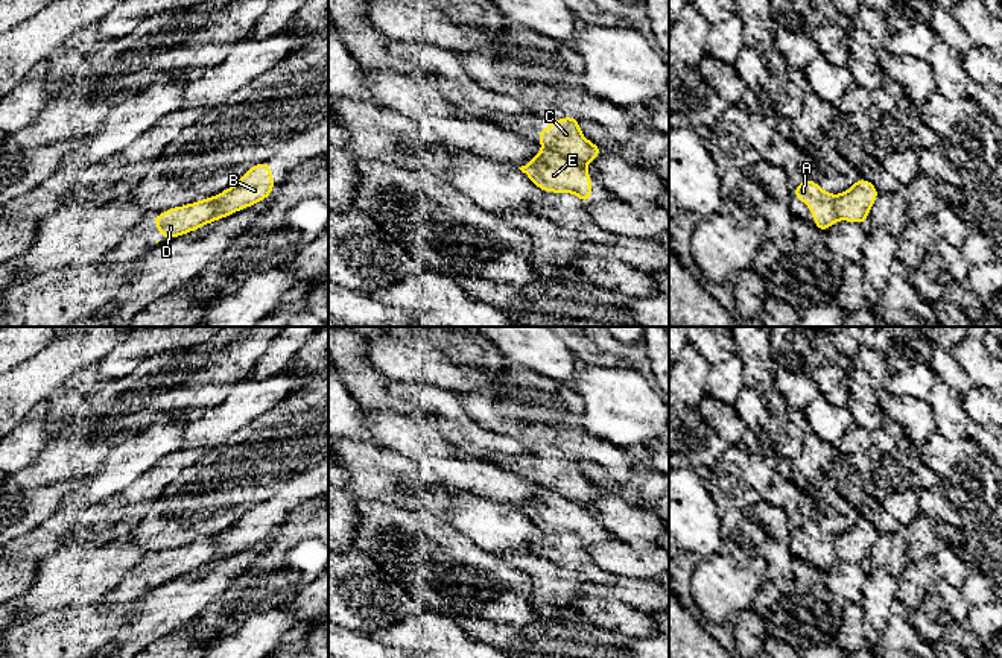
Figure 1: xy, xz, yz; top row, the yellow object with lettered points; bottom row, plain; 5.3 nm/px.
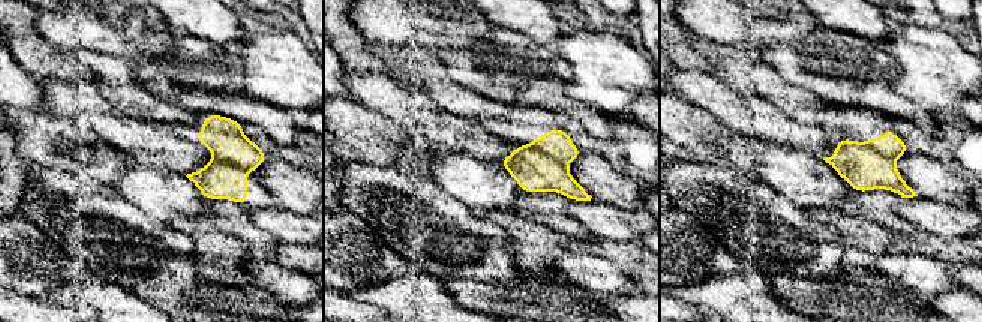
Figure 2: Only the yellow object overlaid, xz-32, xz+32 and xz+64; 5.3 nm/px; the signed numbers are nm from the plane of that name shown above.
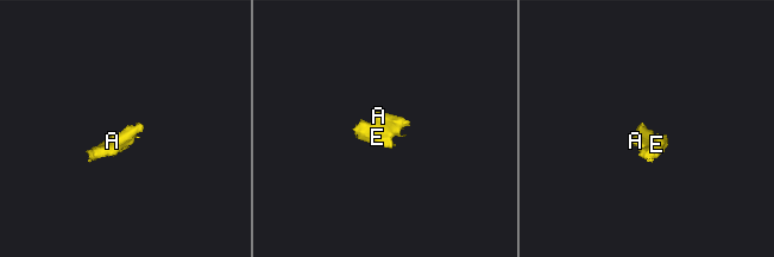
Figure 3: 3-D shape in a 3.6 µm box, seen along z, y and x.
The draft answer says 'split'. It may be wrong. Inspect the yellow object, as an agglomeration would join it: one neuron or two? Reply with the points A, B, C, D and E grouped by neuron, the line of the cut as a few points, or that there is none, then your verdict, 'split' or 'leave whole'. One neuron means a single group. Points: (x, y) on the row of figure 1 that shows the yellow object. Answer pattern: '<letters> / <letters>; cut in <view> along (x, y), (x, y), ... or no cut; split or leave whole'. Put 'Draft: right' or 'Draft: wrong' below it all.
A B C / D E; cut in xz along (546, 146), (583, 166); split
Draft: right

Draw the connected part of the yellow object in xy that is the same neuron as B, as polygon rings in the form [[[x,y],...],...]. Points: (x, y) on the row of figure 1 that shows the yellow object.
[[[271,161],[252,166],[234,185],[216,195],[217,216],[213,222],[268,199],[277,182],[271,176],[271,166]]]

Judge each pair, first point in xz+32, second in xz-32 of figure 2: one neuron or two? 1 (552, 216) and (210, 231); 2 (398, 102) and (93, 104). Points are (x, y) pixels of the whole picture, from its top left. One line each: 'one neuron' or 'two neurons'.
1: two neurons
2: one neuron

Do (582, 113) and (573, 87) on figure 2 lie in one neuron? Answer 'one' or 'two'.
two

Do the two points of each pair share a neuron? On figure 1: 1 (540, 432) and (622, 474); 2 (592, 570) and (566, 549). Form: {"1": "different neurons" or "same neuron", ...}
{"1": "same neuron", "2": "same neuron"}

